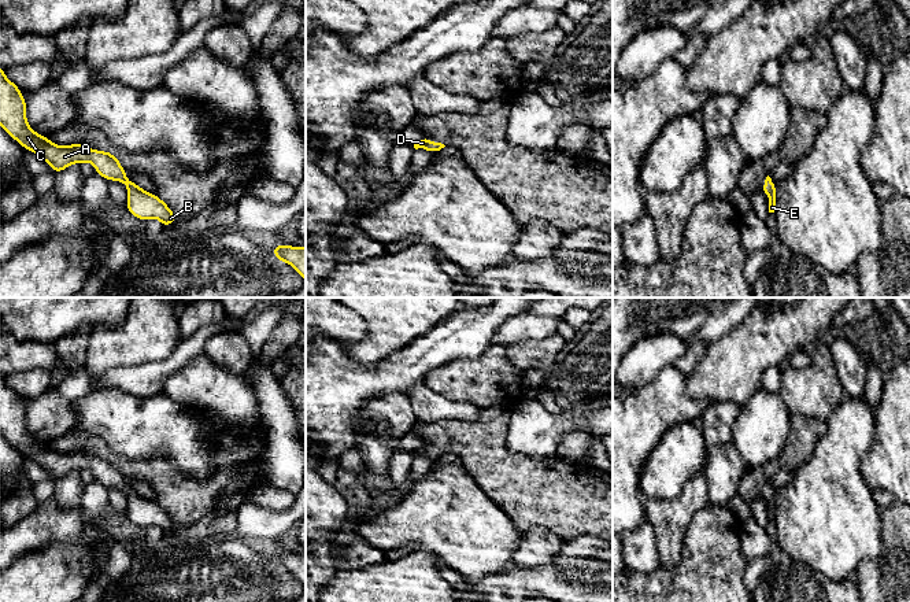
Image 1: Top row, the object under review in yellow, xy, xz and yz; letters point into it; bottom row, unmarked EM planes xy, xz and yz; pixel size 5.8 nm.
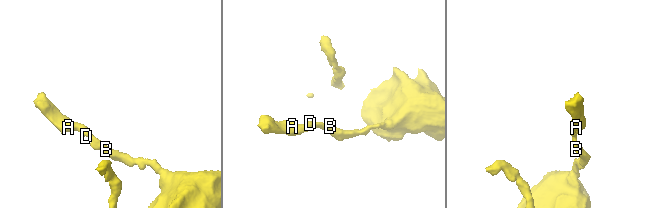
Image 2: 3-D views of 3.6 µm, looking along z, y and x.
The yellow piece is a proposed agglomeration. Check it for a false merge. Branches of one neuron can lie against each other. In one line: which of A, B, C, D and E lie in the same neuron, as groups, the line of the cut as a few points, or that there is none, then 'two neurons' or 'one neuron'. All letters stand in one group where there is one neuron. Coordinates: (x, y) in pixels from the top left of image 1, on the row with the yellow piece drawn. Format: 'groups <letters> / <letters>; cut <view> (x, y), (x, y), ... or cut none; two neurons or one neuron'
groups A B C D E; cut none; one neuron

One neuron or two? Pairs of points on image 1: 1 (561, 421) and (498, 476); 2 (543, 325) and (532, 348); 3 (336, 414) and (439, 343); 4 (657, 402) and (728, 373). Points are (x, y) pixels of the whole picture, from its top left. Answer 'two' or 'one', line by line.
1: two
2: two
3: one
4: two

